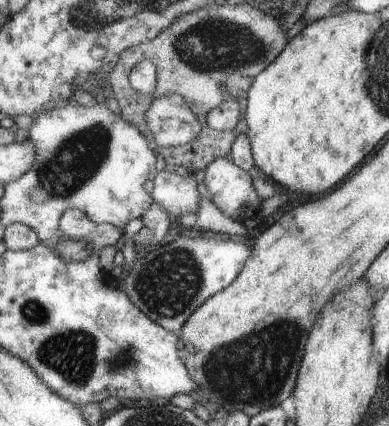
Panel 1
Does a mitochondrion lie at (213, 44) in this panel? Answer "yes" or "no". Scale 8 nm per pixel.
yes

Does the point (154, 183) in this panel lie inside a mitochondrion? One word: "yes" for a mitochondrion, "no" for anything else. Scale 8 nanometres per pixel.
no

